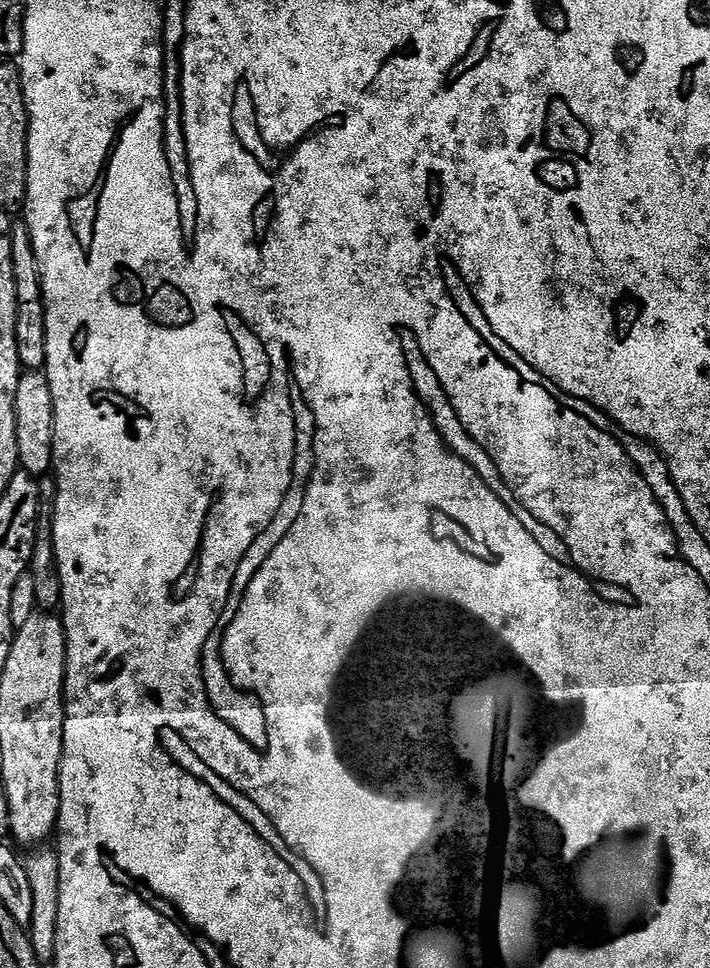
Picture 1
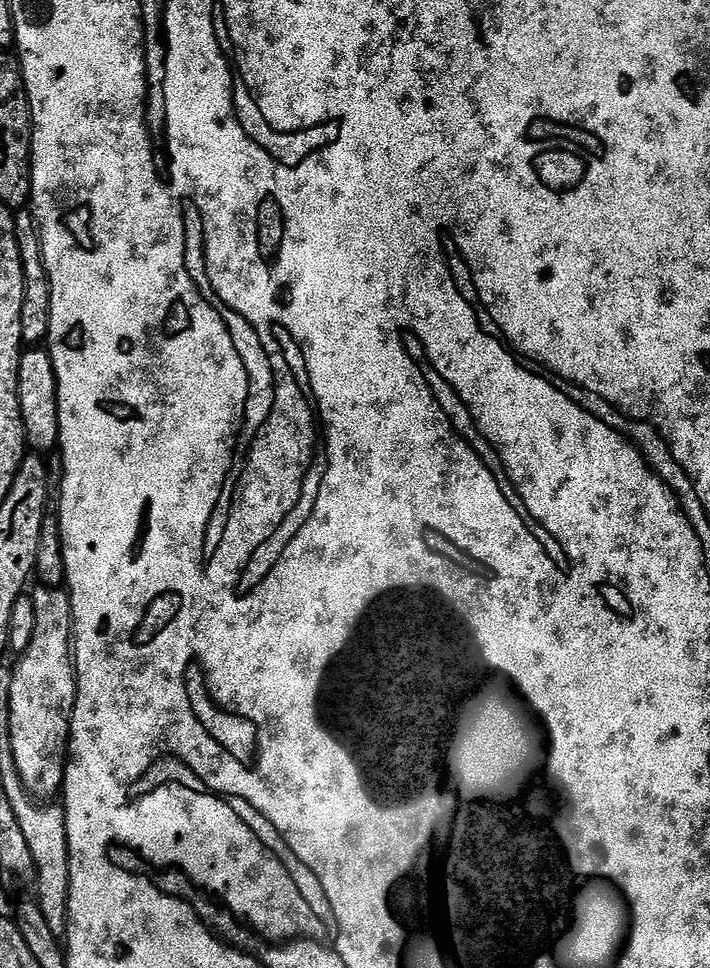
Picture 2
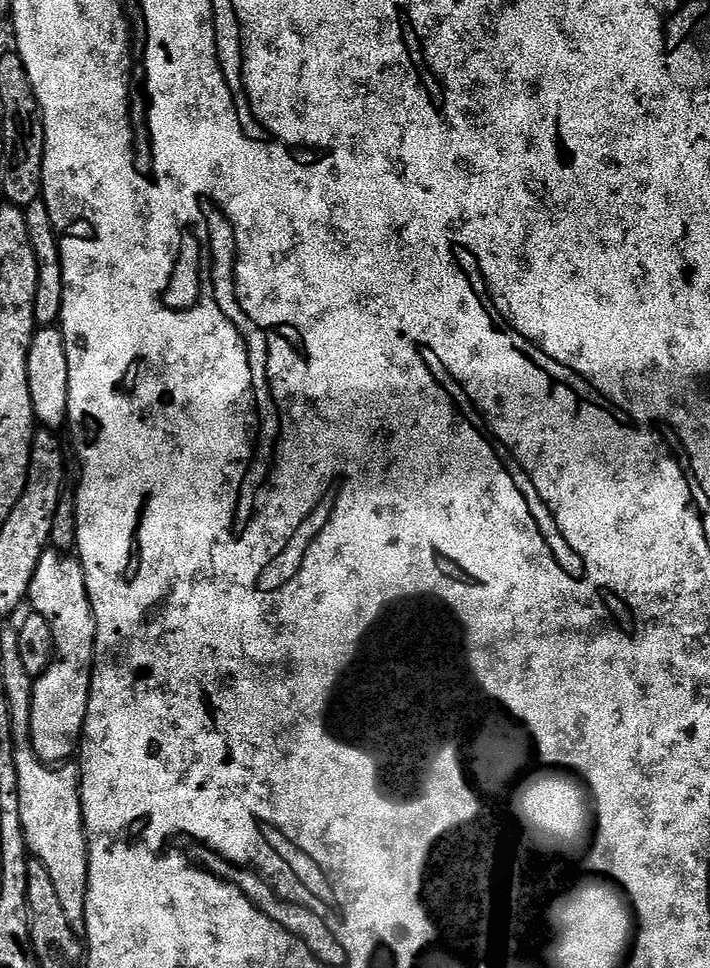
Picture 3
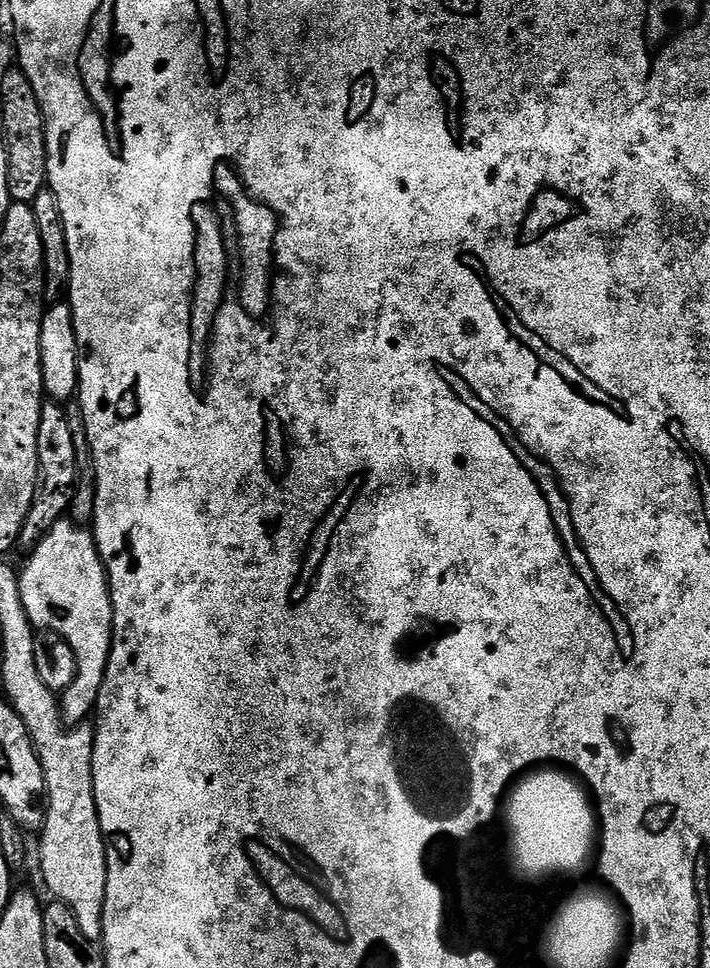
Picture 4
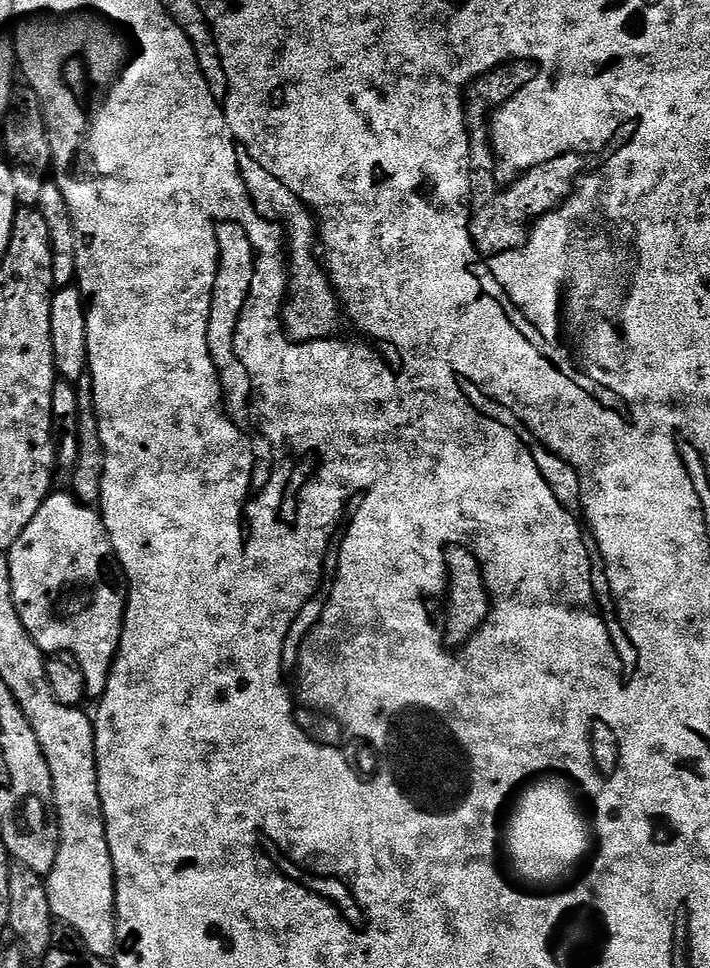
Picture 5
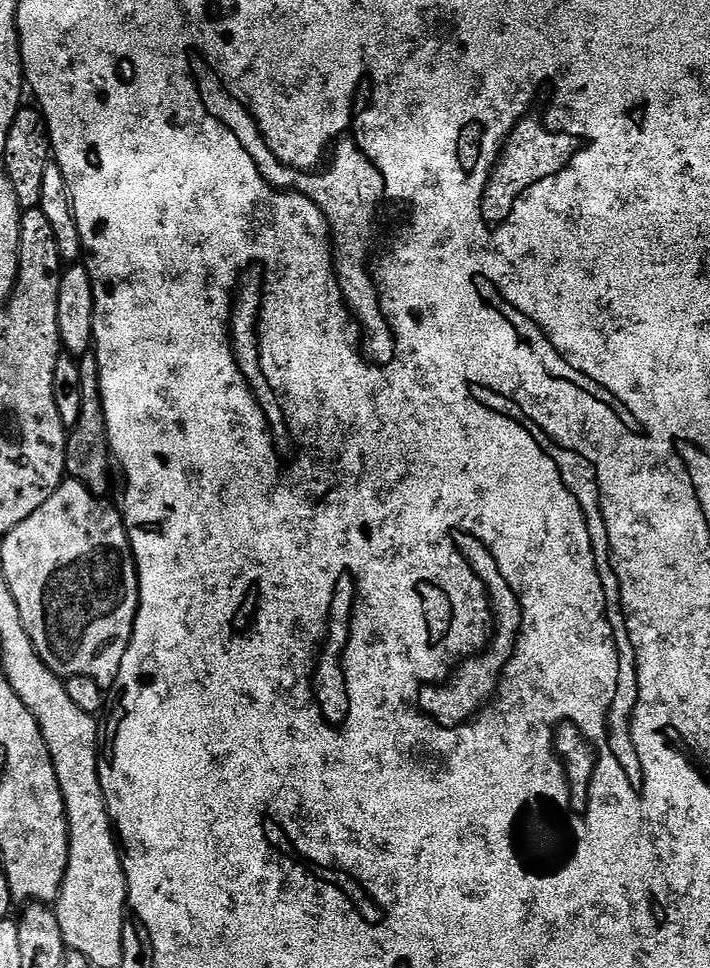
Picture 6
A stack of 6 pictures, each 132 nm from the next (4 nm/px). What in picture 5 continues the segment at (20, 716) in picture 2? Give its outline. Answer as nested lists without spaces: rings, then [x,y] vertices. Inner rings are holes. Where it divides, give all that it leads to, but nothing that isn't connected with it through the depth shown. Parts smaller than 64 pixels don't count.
[[[56,490],[47,496],[38,514],[34,514],[34,519],[30,521],[30,526],[22,530],[22,538],[7,549],[12,601],[32,641],[41,646],[56,644],[57,653],[75,658],[82,666],[88,696],[99,698],[104,695],[112,663],[120,649],[126,592],[122,587],[122,576],[114,559],[103,516],[95,507],[81,504],[75,495],[65,492]]]

